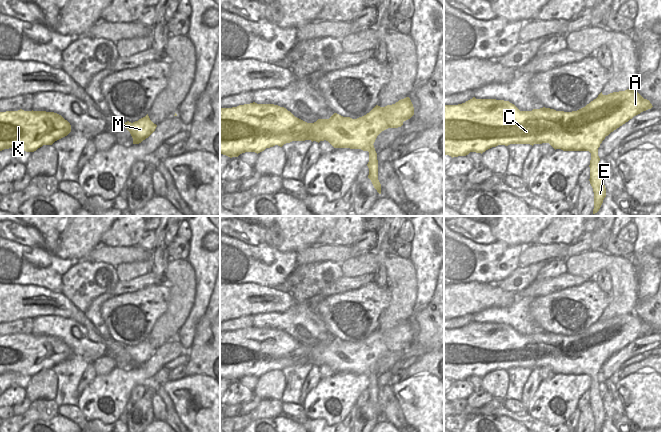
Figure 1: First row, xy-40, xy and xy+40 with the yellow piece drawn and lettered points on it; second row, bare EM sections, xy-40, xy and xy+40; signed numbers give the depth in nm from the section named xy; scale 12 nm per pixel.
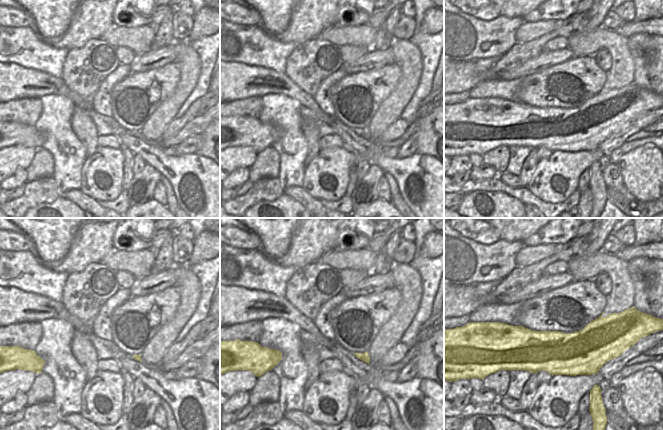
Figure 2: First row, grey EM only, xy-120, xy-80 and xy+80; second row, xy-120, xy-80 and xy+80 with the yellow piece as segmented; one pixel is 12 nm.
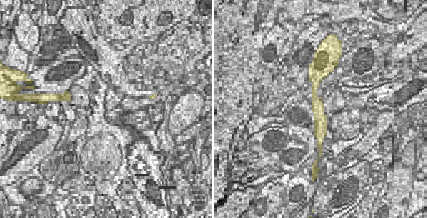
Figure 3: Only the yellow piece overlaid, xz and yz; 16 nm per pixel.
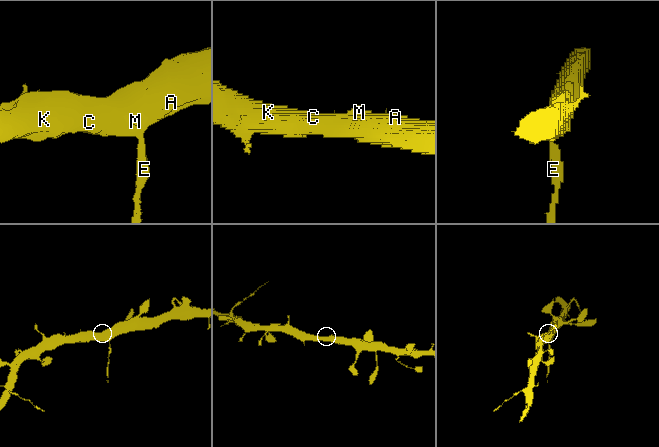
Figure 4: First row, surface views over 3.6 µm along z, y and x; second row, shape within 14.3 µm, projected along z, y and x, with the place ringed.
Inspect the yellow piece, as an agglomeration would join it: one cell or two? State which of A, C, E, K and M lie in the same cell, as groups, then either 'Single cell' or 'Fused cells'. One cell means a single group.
Groups: A C K M / E. Fused cells

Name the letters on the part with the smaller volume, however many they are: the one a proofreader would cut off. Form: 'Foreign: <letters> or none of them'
Foreign: E

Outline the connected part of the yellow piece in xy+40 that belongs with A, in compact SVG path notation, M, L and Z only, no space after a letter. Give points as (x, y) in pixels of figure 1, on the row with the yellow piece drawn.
M635 88L603 95L585 107L572 112L550 108L520 111L509 101L496 99L472 99L458 105L444 105L444 155L452 158L466 156L470 152L483 153L498 145L549 143L555 150L589 151L598 150L611 132L634 116L653 106Z

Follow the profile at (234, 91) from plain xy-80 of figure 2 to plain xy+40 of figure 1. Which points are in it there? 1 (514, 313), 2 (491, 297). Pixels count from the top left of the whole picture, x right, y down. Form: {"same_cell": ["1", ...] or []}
{"same_cell": ["2"]}

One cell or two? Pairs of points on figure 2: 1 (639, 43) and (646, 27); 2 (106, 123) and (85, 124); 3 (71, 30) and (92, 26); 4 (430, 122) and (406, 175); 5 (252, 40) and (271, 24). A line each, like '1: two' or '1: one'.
1: two
2: two
3: one
4: two
5: two

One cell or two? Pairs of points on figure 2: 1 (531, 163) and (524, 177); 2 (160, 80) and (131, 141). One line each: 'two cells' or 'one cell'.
1: one cell
2: two cells

